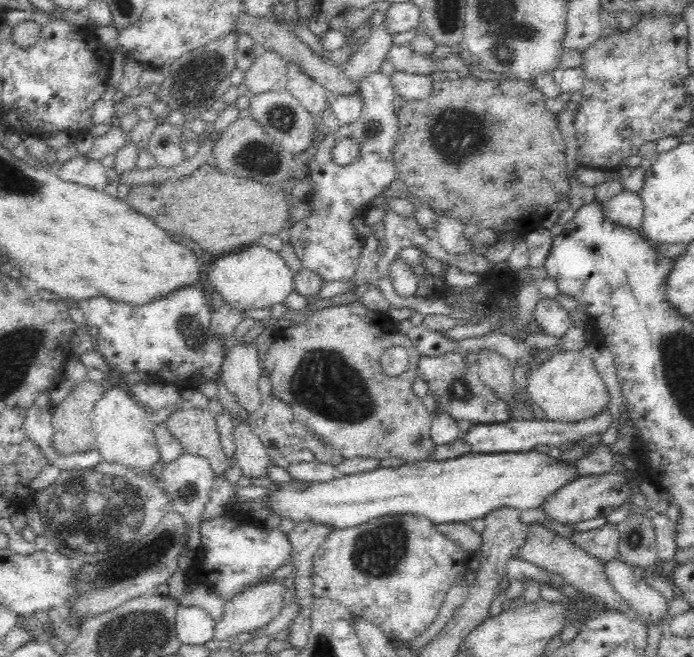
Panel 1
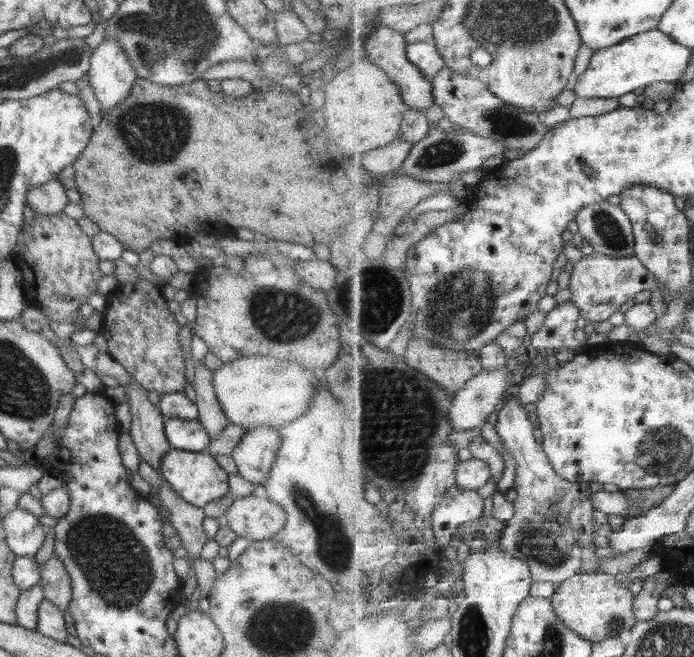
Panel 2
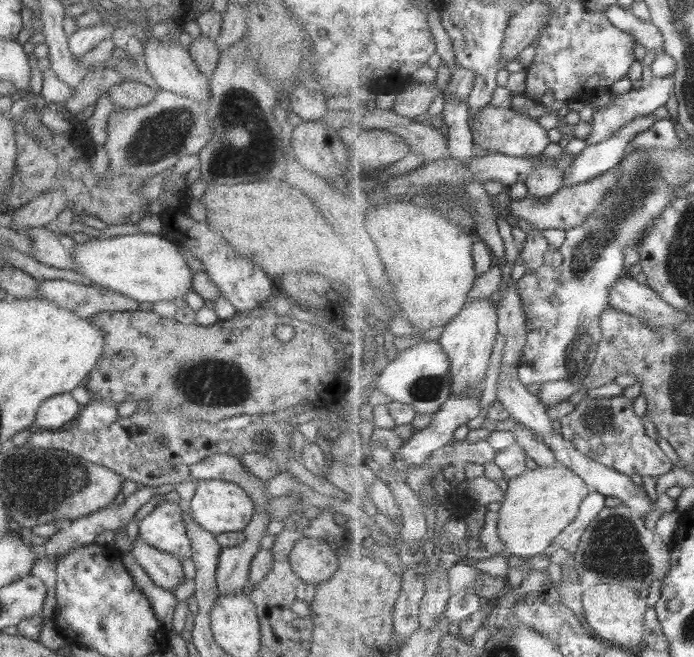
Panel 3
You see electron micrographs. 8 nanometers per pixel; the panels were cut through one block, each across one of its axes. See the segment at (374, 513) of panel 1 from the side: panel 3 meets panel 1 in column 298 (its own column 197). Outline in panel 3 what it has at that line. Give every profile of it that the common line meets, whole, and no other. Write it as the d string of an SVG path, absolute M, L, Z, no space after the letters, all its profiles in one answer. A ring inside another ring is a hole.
M198 480L196 489L188 504L192 519L201 528L213 534L222 532L242 531L250 522L254 513L254 502L238 484L224 480Z

